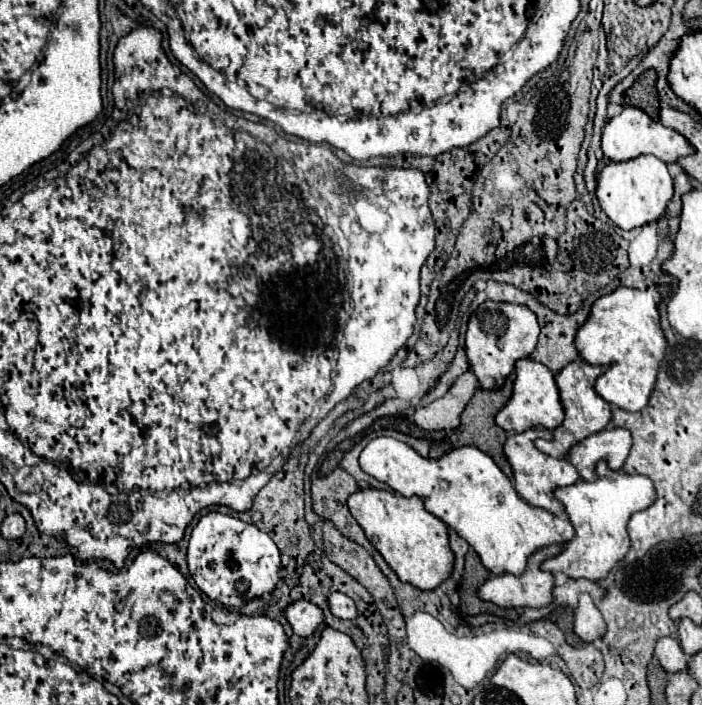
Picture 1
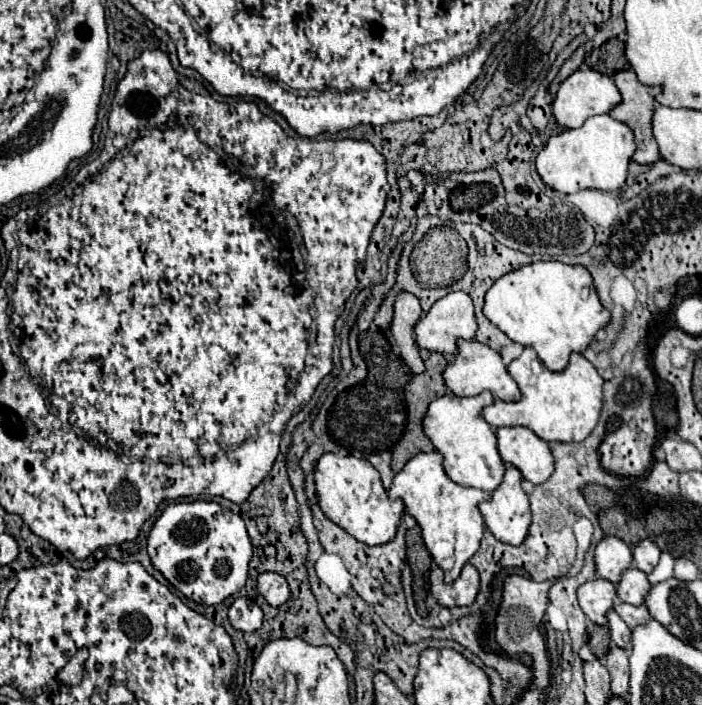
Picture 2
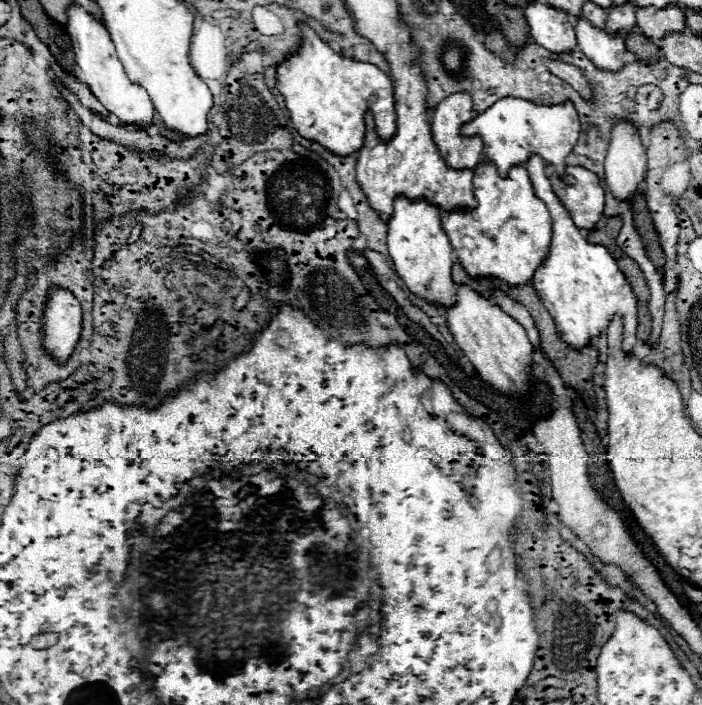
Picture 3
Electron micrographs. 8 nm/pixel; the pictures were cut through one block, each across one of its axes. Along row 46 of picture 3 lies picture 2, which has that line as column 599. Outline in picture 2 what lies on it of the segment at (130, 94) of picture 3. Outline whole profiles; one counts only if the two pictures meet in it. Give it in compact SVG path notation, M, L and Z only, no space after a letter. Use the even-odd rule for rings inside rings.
M580 68L568 80L562 82L552 108L554 108L554 118L560 126L580 128L586 118L596 116L596 114L608 114L610 108L618 106L620 102L622 102L622 96L612 78L608 78L596 70L590 70L590 68Z

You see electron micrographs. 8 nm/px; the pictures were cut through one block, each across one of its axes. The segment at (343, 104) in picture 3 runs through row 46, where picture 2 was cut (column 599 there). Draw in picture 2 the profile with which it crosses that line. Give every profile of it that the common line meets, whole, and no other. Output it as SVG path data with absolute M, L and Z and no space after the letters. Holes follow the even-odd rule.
M534 262L504 274L486 294L484 314L492 324L496 324L512 342L520 346L530 346L538 352L542 364L552 372L562 372L570 360L572 352L584 354L596 332L606 328L610 322L610 312L600 304L590 272L584 266L568 266L562 262Z

